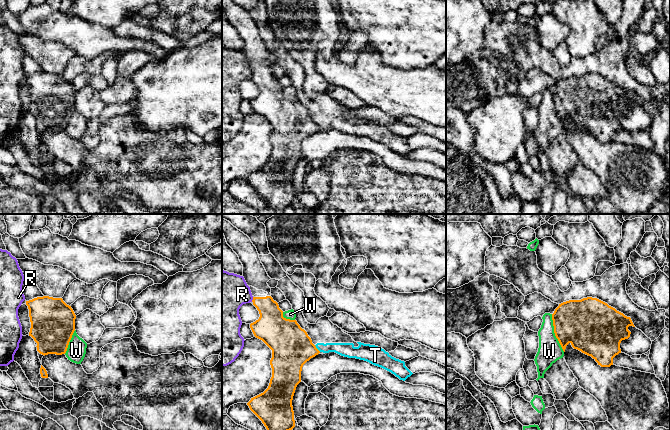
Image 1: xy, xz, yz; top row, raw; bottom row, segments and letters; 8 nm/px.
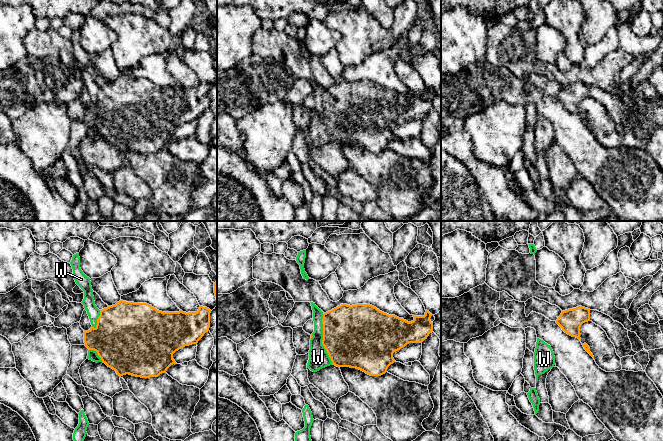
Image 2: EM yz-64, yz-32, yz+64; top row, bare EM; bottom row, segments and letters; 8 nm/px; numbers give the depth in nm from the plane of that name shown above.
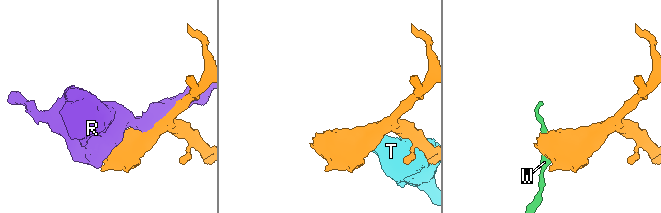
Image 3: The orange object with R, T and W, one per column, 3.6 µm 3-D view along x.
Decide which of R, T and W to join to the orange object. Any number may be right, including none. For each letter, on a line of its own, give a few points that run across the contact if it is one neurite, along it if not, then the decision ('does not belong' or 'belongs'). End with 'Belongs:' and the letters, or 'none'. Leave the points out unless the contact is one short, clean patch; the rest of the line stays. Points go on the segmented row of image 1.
R: does not belong
T: line xz (314, 345), (320, 351); does not belong
W: does not belong
Belongs: none

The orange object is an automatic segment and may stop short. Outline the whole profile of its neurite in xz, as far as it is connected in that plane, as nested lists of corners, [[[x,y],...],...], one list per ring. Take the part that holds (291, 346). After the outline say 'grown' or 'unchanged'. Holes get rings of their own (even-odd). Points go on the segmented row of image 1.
[[[225,219],[222,233],[243,265],[243,277],[253,296],[251,303],[260,314],[250,328],[272,350],[269,386],[247,405],[267,430],[292,430],[295,427],[292,400],[301,382],[302,367],[320,351],[296,320],[283,317],[283,311],[271,297],[267,284],[271,278],[250,238]]] | grown

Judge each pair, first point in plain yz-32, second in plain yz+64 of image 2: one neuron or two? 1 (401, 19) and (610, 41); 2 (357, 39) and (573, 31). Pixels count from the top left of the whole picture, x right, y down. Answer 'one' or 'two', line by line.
1: one
2: one

